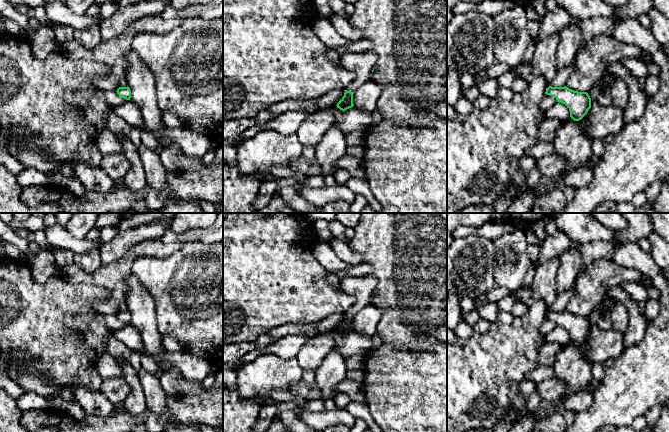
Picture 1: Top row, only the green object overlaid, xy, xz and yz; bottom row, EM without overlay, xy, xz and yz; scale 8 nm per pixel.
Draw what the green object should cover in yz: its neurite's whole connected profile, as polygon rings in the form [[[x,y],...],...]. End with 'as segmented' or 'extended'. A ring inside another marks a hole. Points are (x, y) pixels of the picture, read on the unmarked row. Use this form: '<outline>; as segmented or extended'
[[[568,311],[546,312],[545,318],[554,321],[557,326],[565,328],[570,335],[570,341],[574,345],[581,344],[591,332],[591,322],[587,316],[578,316]]]; as segmented

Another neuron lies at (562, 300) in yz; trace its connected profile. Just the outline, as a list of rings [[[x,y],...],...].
[[[570,290],[564,292],[560,296],[557,297],[555,303],[551,307],[552,311],[564,311],[567,303],[570,301],[571,297],[574,295],[574,291]]]

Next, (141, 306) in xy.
[[[133,274],[127,277],[126,303],[131,314],[130,324],[139,331],[146,354],[155,361],[161,361],[169,352],[163,346],[162,334],[158,330],[155,303]]]

